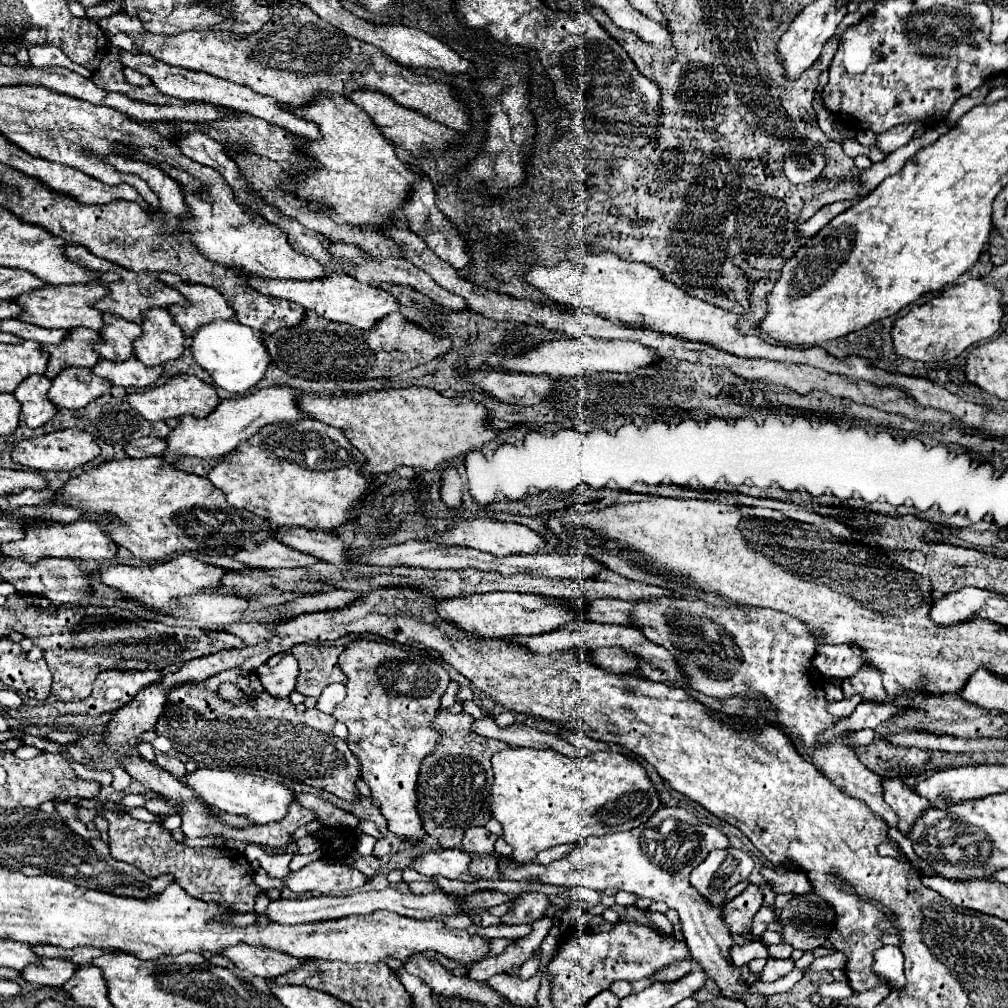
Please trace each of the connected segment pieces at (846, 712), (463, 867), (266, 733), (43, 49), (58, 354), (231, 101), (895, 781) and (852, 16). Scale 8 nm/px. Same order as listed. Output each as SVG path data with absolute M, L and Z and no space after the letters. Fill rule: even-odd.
M856 694L856 696L852 696L852 698L842 698L842 700L838 700L838 702L832 702L828 710L830 710L832 714L836 714L836 716L850 716L852 710L854 710L860 702L862 702L862 696Z
M452 848L452 850L442 850L442 852L420 854L410 864L410 868L424 874L424 876L438 876L440 874L444 878L474 882L476 878L470 876L468 862L470 862L470 856L464 850Z
M226 670L200 684L184 684L172 690L162 714L162 724L158 724L158 734L170 738L178 752L186 752L186 756L206 768L232 770L242 766L266 770L354 802L358 796L354 780L360 776L360 770L356 758L346 746L346 740L332 738L330 730L334 722L336 720L332 716L318 710L296 714L290 698L270 696L254 672ZM220 682L238 684L244 692L256 696L256 702L236 708L224 700L218 700L216 692Z
M34 44L28 48L28 54L30 54L30 64L36 66L36 68L42 68L42 66L64 66L68 70L74 70L82 76L88 76L92 78L92 72L84 66L78 66L74 62L70 62L60 48L52 46L52 44Z
M76 328L76 330L70 330L64 342L44 344L44 350L50 354L46 376L56 378L64 368L70 368L70 366L94 368L94 364L100 358L94 352L96 342L100 342L98 332L92 332L88 328Z
M120 52L120 60L124 66L128 68L134 68L142 74L146 74L152 84L156 88L160 88L162 94L166 96L174 96L174 98L180 98L180 100L188 100L188 102L212 102L212 104L220 104L220 106L228 106L228 108L236 108L240 112L248 112L256 118L262 118L266 122L272 122L272 124L278 124L294 134L300 134L308 140L320 140L322 134L320 134L320 128L316 124L312 124L310 120L302 118L302 116L296 116L294 112L290 112L286 106L282 106L280 102L276 102L272 96L264 96L264 94L256 94L254 90L250 90L248 86L242 86L242 84L234 84L234 82L228 82L224 78L216 78L216 76L210 76L210 74L204 74L204 72L192 72L192 70L184 70L184 68L176 68L176 66L168 66L166 62L160 62L156 60L154 56L150 54L140 54L140 56L134 56L130 52Z
M890 778L884 782L884 800L896 810L900 816L900 832L908 834L918 818L930 808L928 800L922 796L916 796L910 786L902 782L902 778Z
M856 11L854 13L848 13L842 20L842 22L839 24L833 38L836 38L836 36L839 36L848 28L848 26L851 26L852 24L858 23L863 16L860 14L859 11Z

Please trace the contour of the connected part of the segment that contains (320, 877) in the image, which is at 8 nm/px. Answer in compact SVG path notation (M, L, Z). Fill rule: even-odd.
M322 860L310 862L298 872L290 872L282 882L292 892L324 892L324 894L346 894L360 888L368 878L354 870L342 868L340 864L326 864Z

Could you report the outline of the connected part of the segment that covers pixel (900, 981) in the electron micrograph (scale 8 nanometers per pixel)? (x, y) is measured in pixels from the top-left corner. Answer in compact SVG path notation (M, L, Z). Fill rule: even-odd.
M882 946L874 952L874 966L876 974L884 976L892 986L904 986L904 956L898 946Z

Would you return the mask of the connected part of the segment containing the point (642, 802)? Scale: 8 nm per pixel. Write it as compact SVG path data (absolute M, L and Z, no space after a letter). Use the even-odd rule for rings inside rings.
M506 748L492 756L492 818L502 824L502 838L514 848L512 858L516 862L530 862L540 850L582 842L588 836L604 836L612 832L632 830L646 824L648 818L658 810L660 798L646 776L646 770L626 754L620 752L596 752L578 758L568 758L552 748Z

